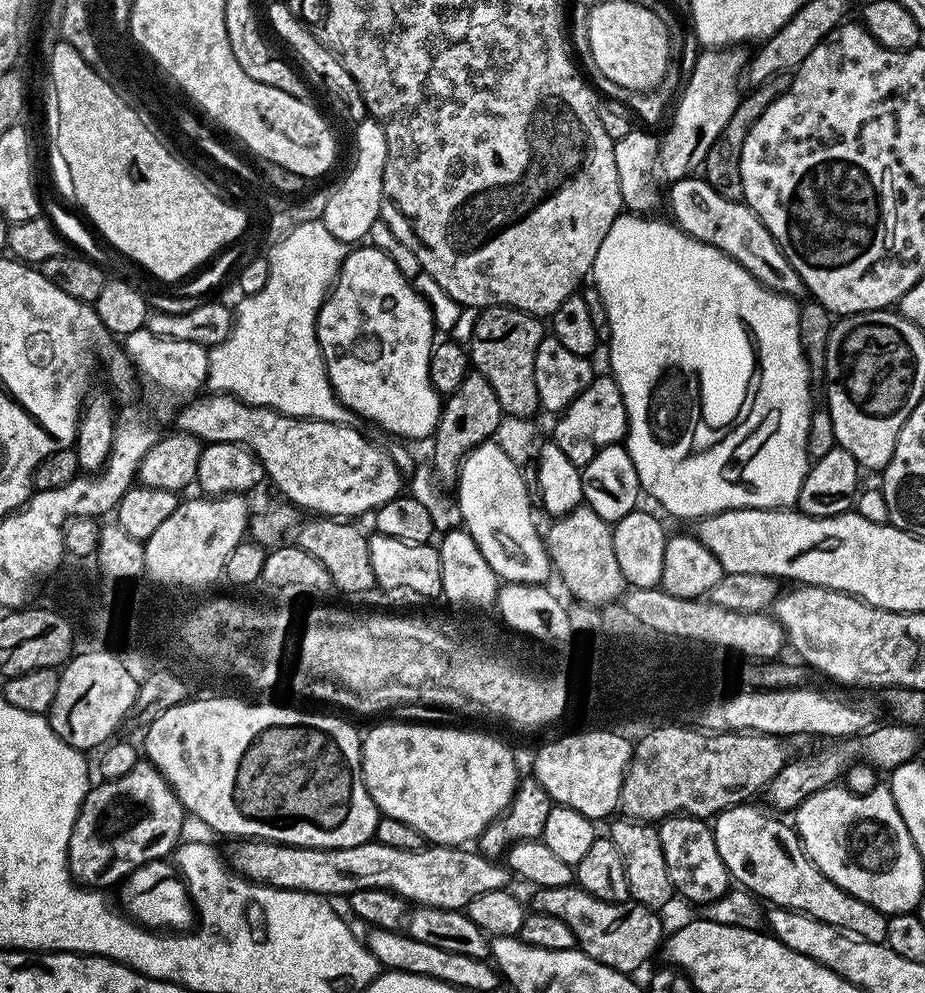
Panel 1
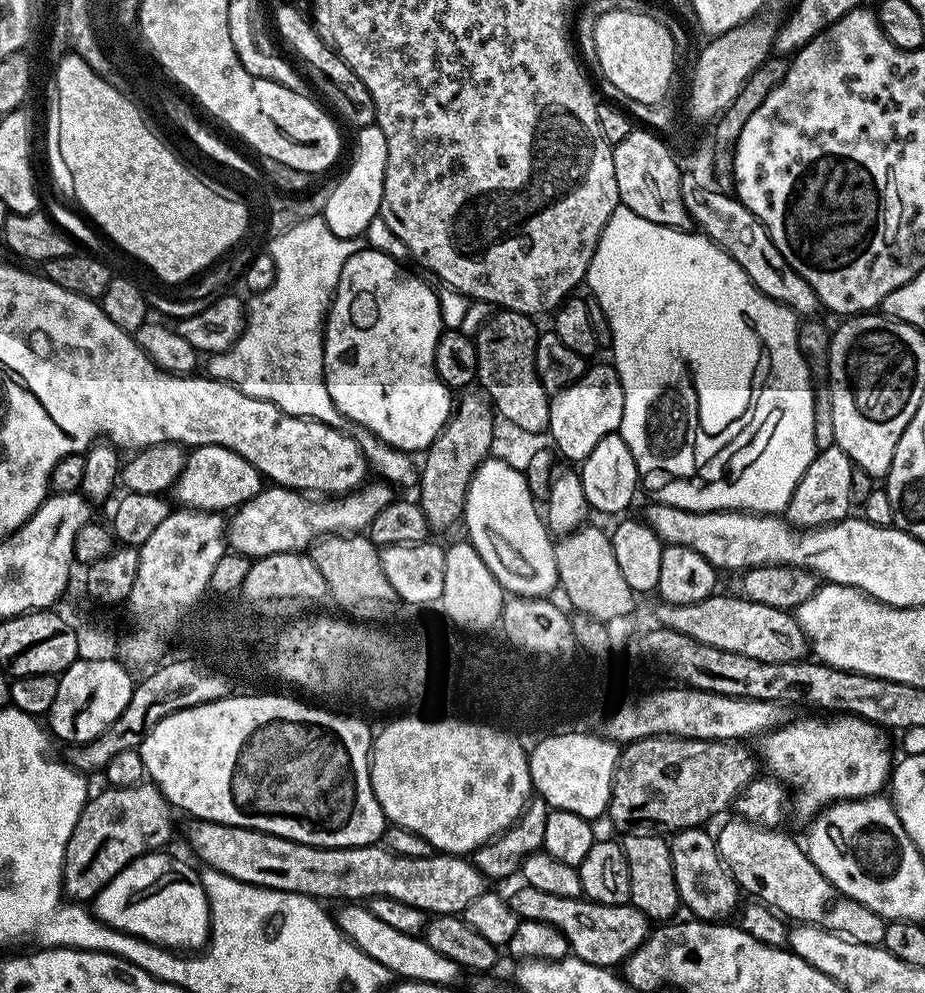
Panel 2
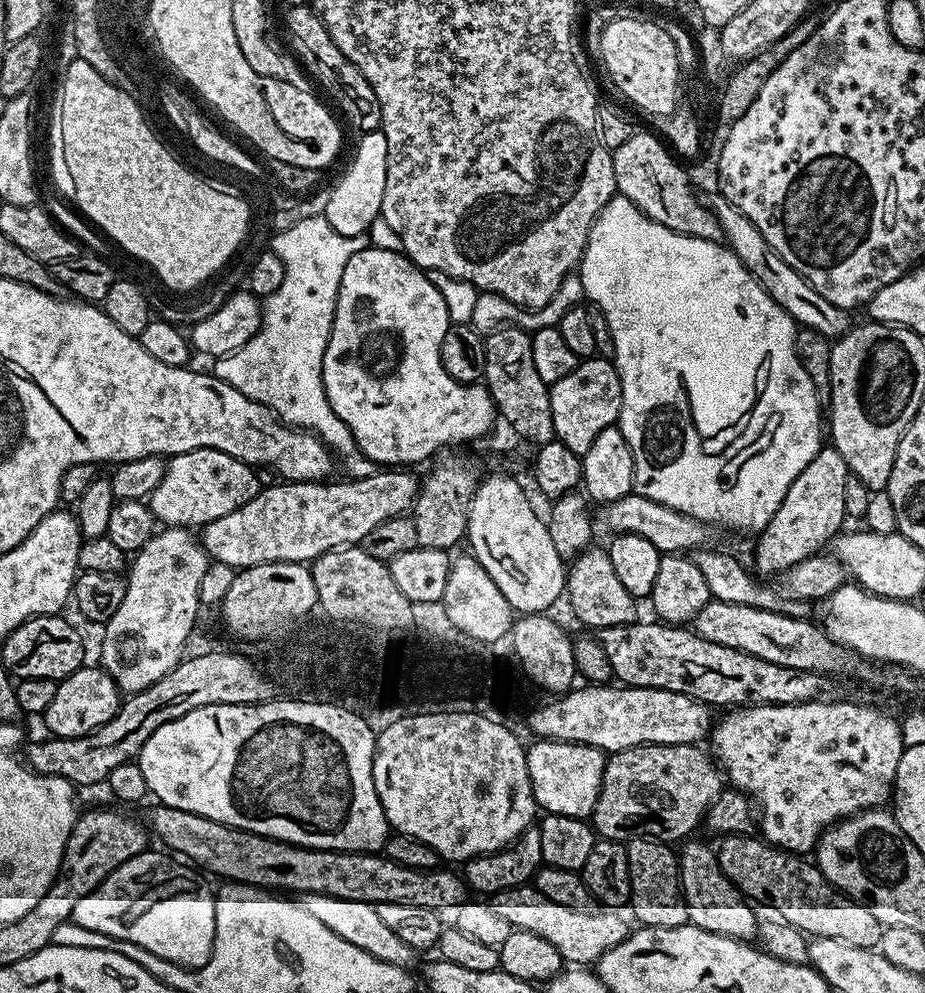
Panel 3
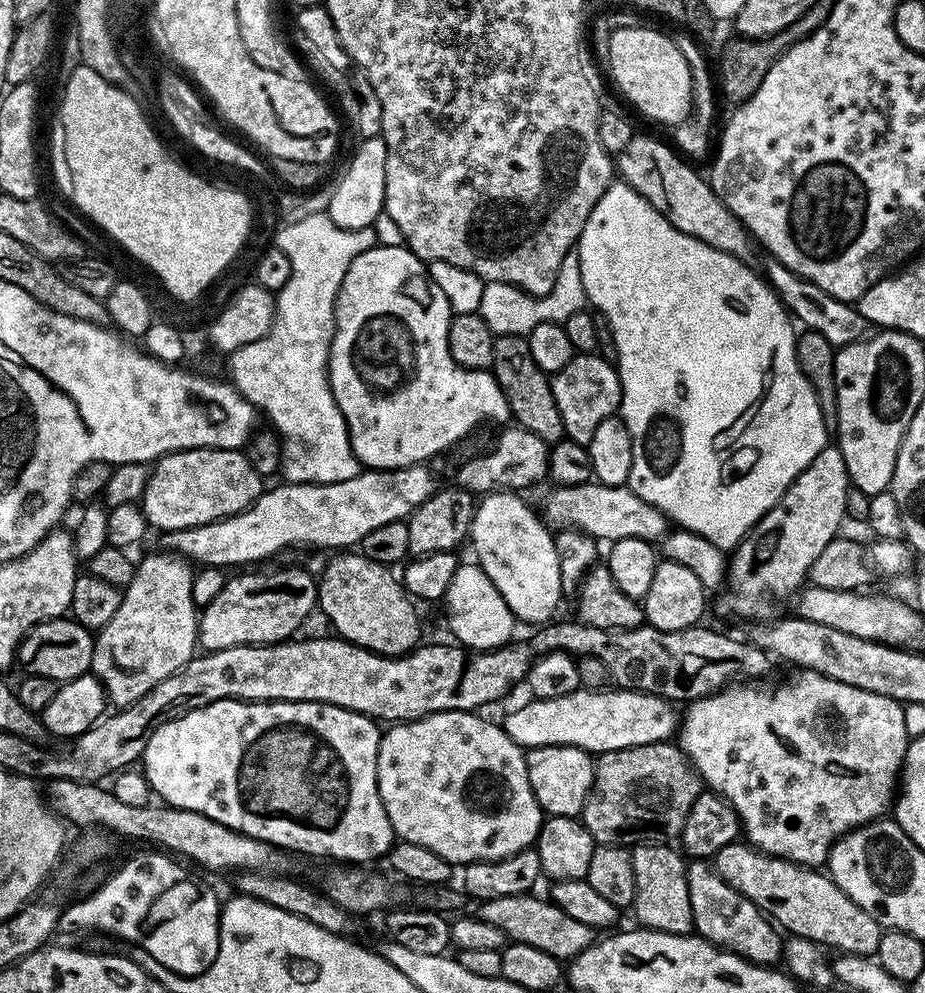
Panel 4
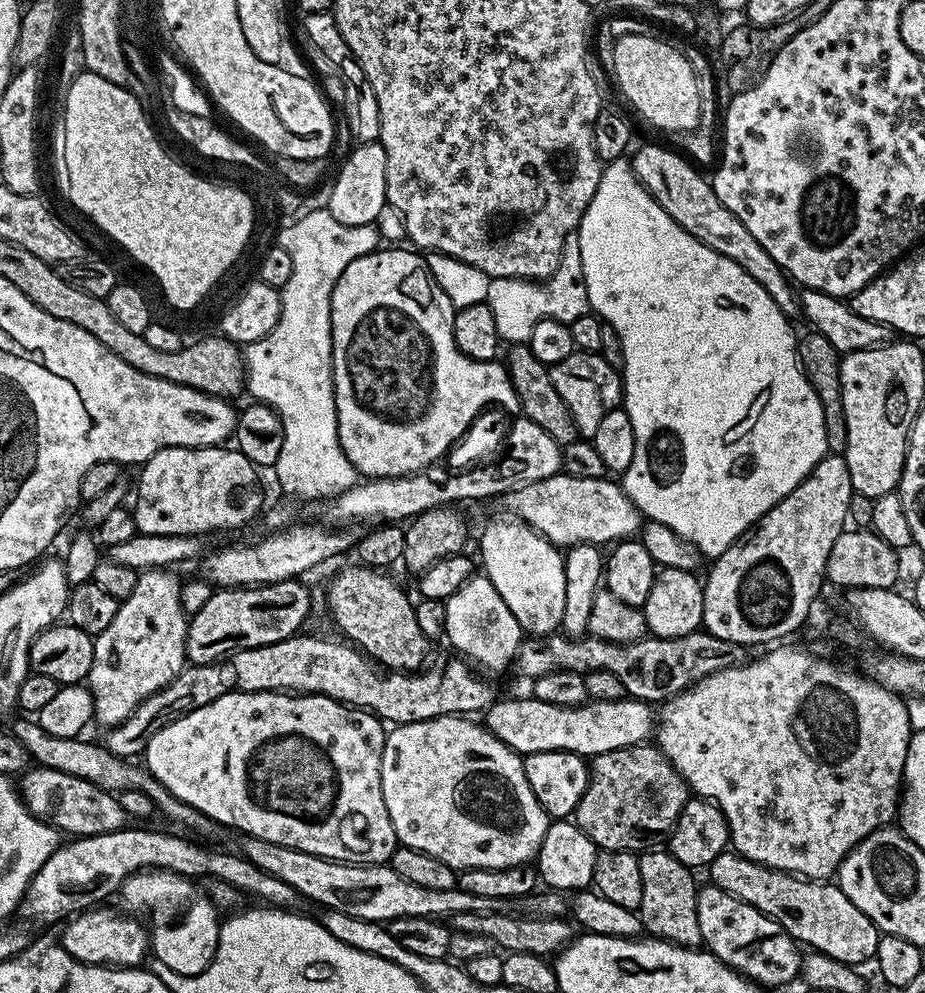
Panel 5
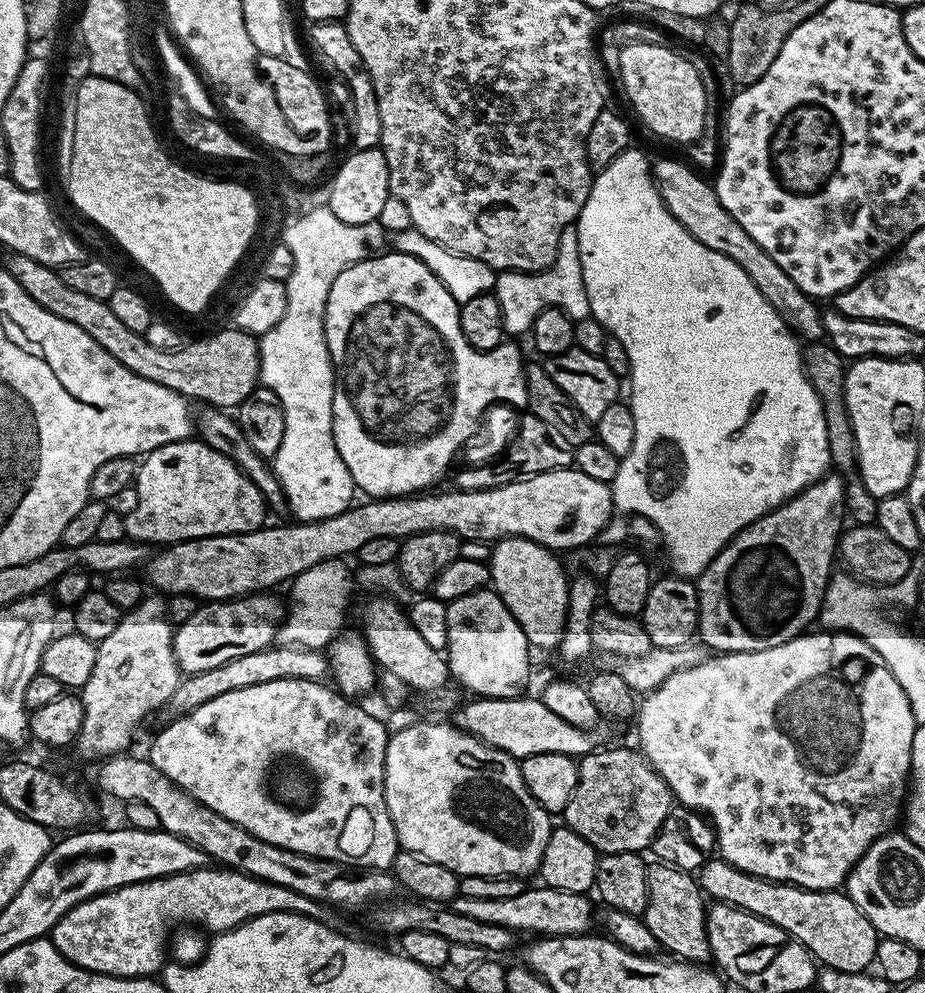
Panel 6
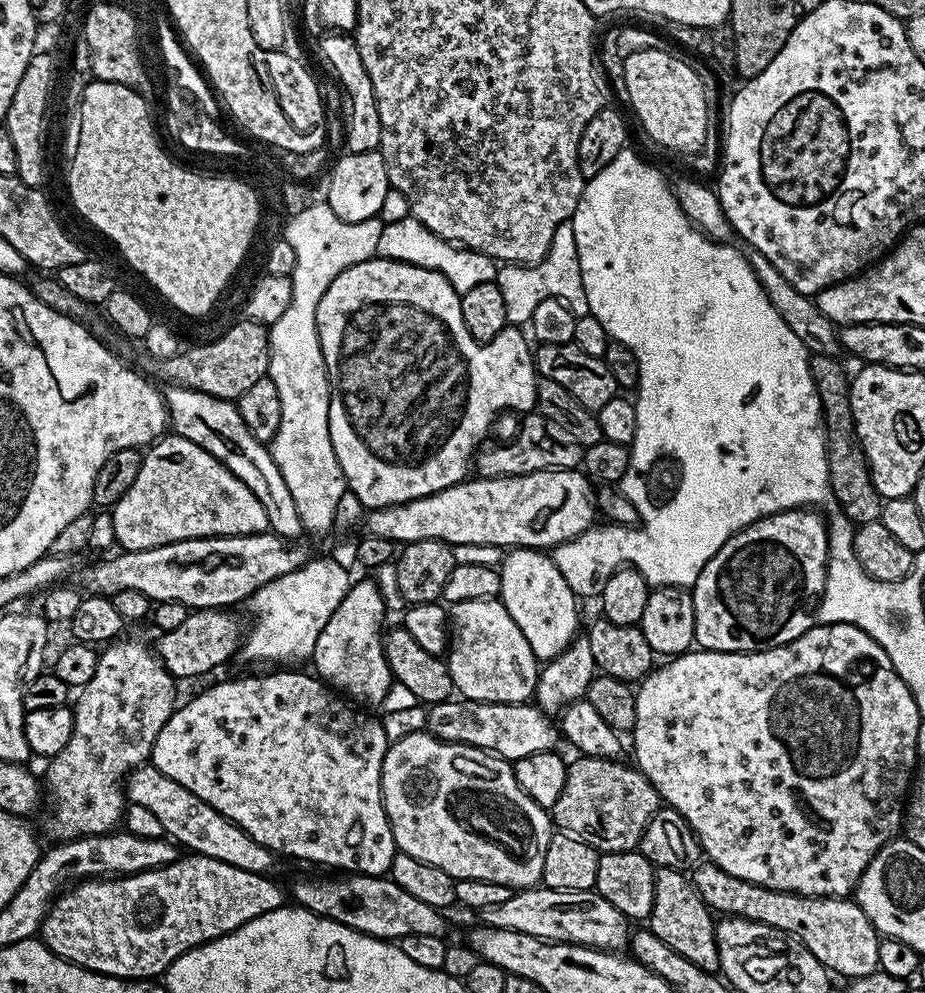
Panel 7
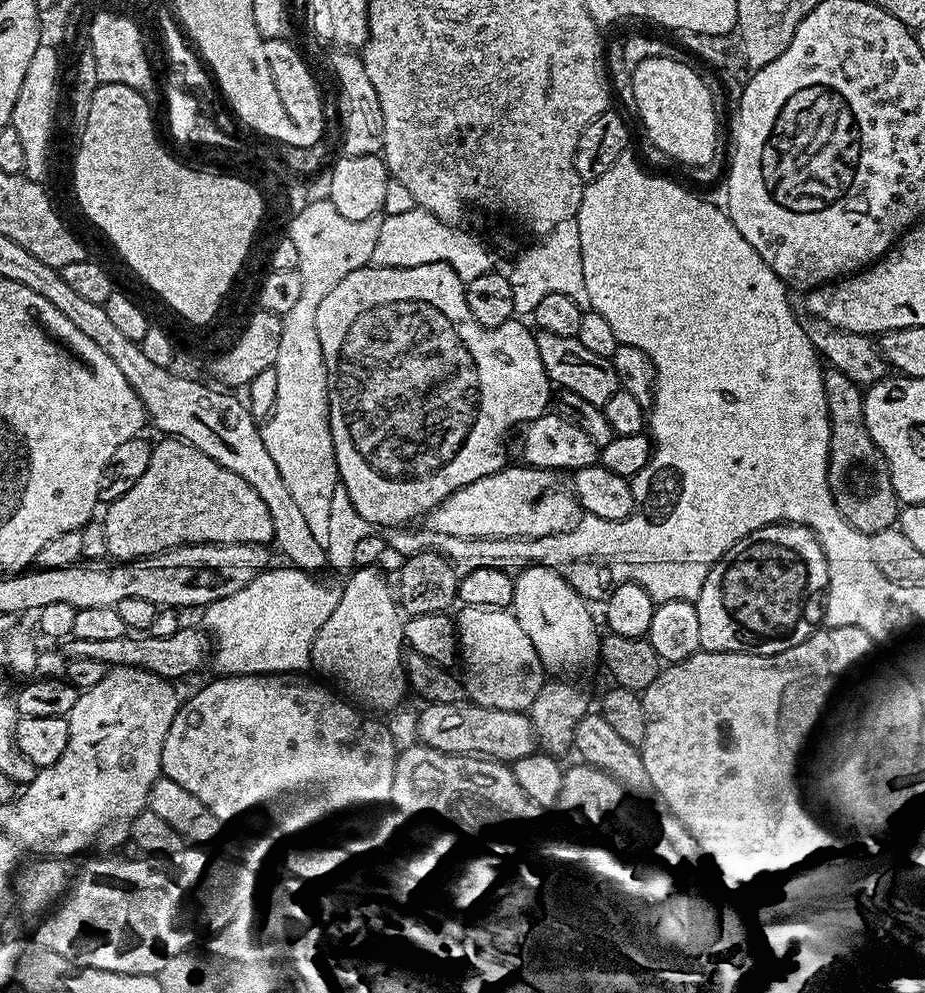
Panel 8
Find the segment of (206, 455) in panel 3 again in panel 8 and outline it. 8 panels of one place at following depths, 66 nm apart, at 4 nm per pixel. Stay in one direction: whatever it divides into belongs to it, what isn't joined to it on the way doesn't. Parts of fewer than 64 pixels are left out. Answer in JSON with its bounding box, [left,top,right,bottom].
[102,438,274,562]

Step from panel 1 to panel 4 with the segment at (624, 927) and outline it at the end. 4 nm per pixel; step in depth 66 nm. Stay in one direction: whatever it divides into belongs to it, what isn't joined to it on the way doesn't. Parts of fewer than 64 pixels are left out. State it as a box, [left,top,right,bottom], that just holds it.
[474,894,594,962]

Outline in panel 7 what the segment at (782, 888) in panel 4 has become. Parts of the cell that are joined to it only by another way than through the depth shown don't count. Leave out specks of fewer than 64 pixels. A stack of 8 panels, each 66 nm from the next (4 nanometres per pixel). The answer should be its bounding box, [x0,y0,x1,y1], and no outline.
[690,862,881,977]

